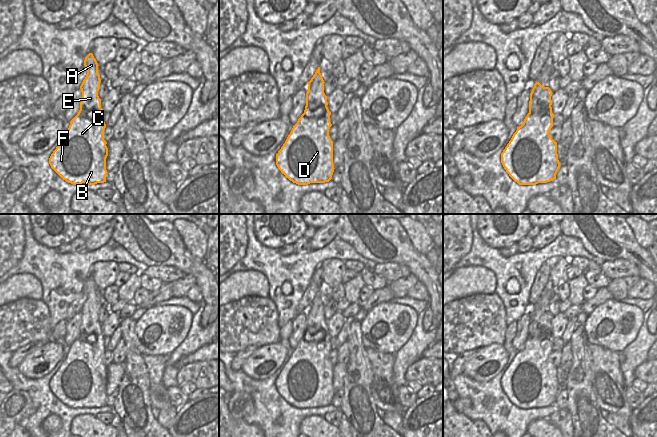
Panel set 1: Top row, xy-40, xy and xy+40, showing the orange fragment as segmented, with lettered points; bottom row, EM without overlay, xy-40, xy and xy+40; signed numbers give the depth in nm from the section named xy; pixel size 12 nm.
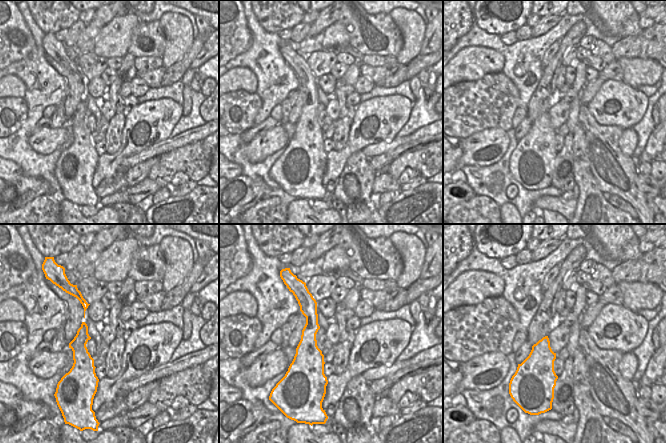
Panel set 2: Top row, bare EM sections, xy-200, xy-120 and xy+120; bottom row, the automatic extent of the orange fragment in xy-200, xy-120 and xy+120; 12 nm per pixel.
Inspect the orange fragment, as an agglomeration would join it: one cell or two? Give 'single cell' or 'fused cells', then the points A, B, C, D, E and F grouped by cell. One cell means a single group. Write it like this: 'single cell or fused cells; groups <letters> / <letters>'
single cell; groups A B C D E F

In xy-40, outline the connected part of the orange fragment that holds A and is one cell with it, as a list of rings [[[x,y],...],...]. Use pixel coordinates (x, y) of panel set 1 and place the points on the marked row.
[[[92,53],[84,60],[87,74],[80,89],[80,110],[70,121],[60,144],[49,158],[51,168],[73,185],[106,182],[107,142],[104,140],[104,111],[98,96],[100,75]]]

